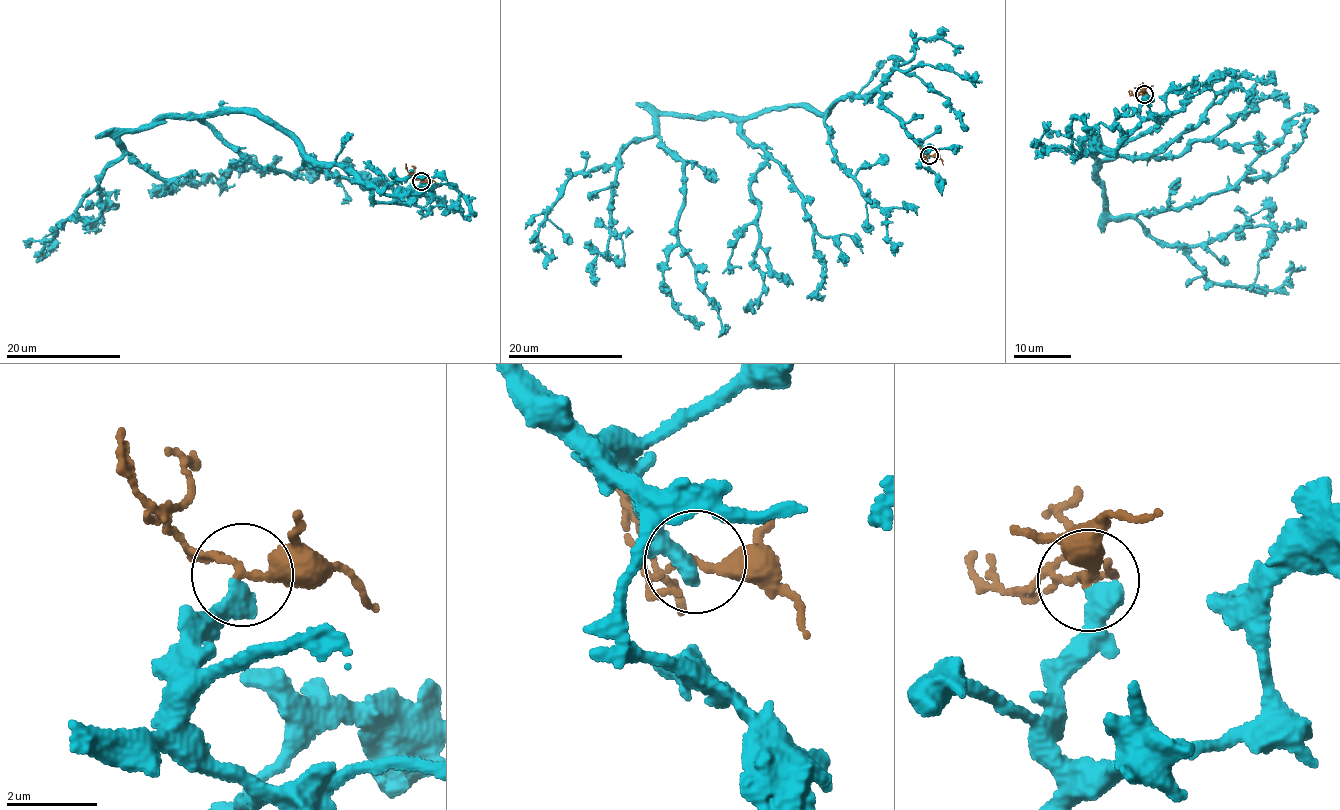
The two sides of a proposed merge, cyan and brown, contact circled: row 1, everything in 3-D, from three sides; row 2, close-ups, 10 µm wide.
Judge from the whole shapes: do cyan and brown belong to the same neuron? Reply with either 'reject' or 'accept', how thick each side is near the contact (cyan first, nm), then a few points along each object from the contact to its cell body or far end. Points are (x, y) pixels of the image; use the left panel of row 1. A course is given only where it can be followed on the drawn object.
reject; calibres 480 and 200 nm; course cyan (421, 183), (409, 202), (375, 200), (251, 112), (156, 119), (121, 134), (167, 194), (211, 173), (215, 182); course brown (421, 181), (411, 176), (405, 162)

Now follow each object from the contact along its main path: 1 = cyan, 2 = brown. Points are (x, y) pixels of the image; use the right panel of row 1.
1: (1144, 95), (1112, 151), (1081, 141), (1114, 216), (1230, 190), (1293, 116), (1319, 110)
2: (1144, 94), (1135, 95), (1129, 90)

